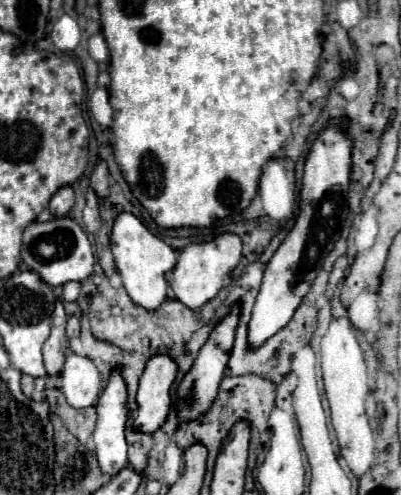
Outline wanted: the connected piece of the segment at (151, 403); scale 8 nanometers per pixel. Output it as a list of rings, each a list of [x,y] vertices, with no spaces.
[[[155,355],[149,359],[137,391],[139,411],[135,417],[135,429],[143,433],[155,433],[169,415],[171,409],[171,385],[177,377],[177,363],[169,355]]]

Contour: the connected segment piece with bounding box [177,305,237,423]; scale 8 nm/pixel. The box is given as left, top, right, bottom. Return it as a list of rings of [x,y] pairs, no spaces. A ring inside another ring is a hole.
[[[233,305],[233,309],[215,325],[215,329],[211,331],[207,343],[201,347],[199,357],[195,359],[191,371],[183,377],[179,389],[177,389],[177,413],[179,413],[179,421],[187,423],[197,419],[199,415],[207,413],[207,409],[211,407],[211,403],[217,397],[217,387],[225,375],[225,367],[227,367],[227,359],[229,359],[229,349],[233,347],[233,337],[235,337],[235,329],[237,329],[237,305]]]

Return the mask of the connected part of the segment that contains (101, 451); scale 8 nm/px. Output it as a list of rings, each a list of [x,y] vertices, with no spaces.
[[[121,365],[113,367],[111,377],[103,393],[99,395],[97,403],[97,427],[93,431],[93,443],[95,443],[95,453],[101,465],[101,471],[115,475],[127,465],[127,439],[125,439],[125,423],[129,417],[129,401],[127,401],[127,385],[121,375]]]

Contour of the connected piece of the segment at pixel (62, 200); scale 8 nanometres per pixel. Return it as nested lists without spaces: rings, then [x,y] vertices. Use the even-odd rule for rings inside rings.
[[[65,185],[51,197],[49,211],[53,213],[53,217],[65,217],[69,213],[69,209],[73,207],[73,201],[75,201],[73,189],[69,185]]]

